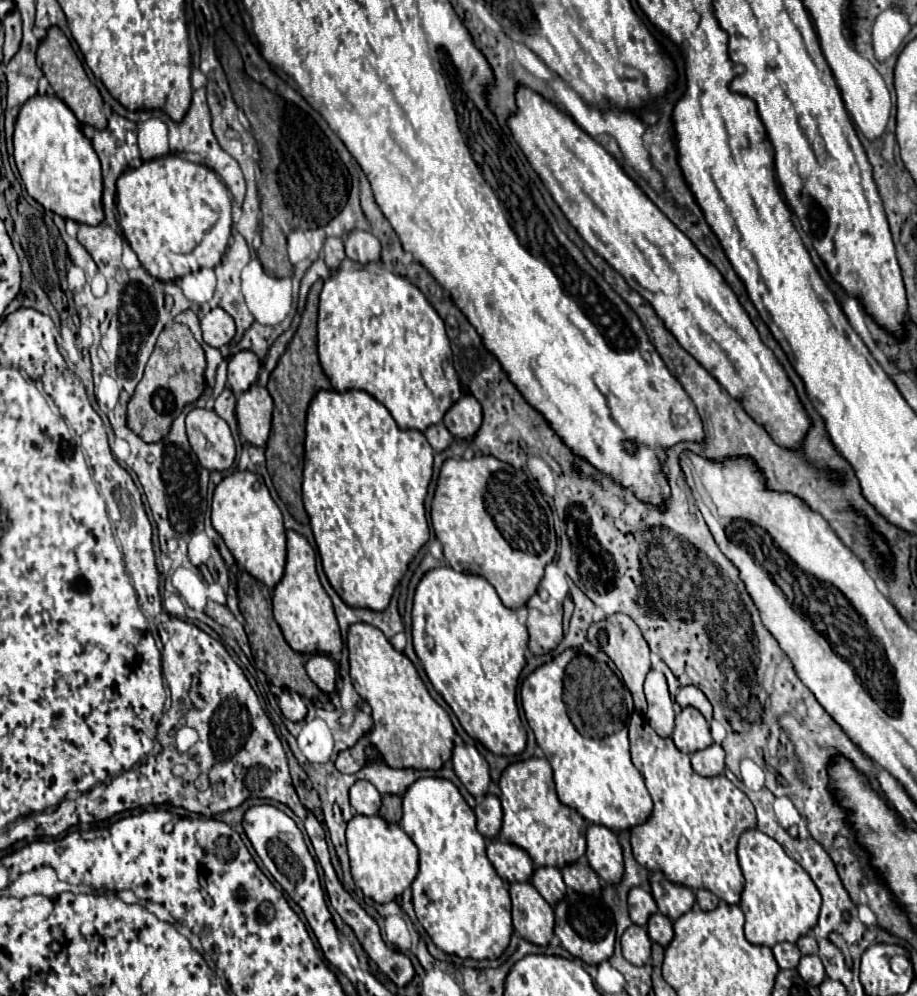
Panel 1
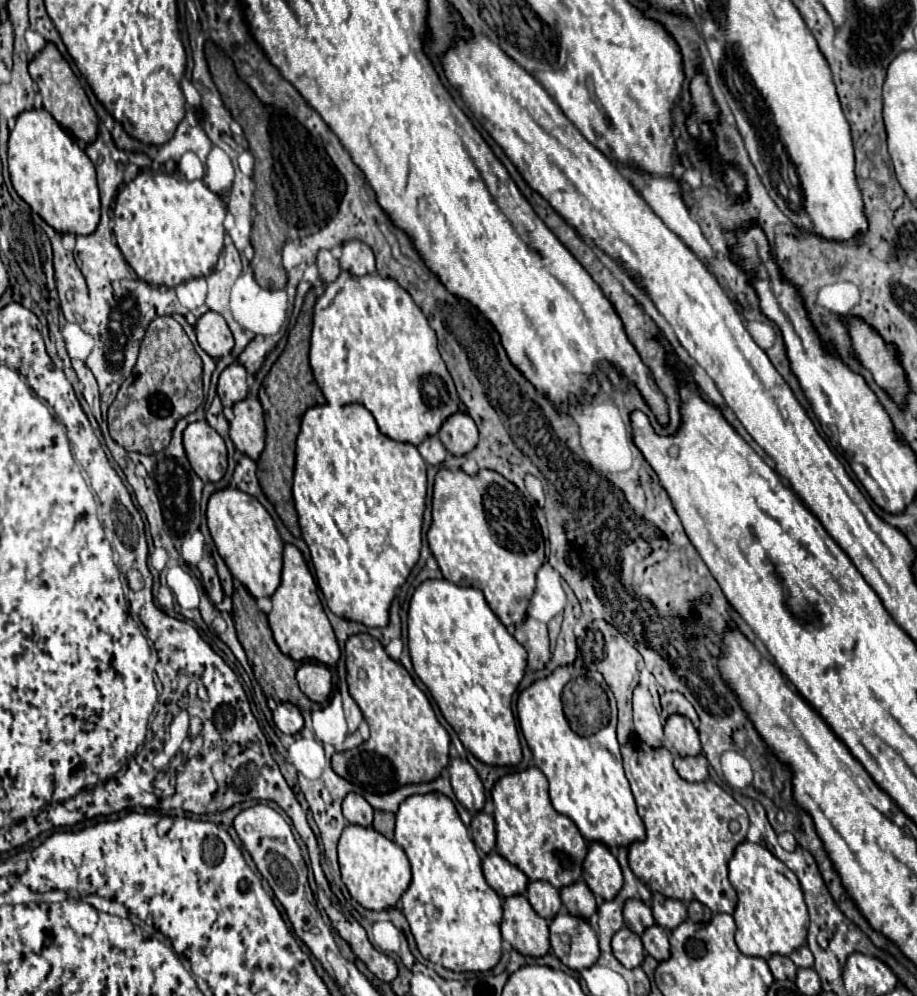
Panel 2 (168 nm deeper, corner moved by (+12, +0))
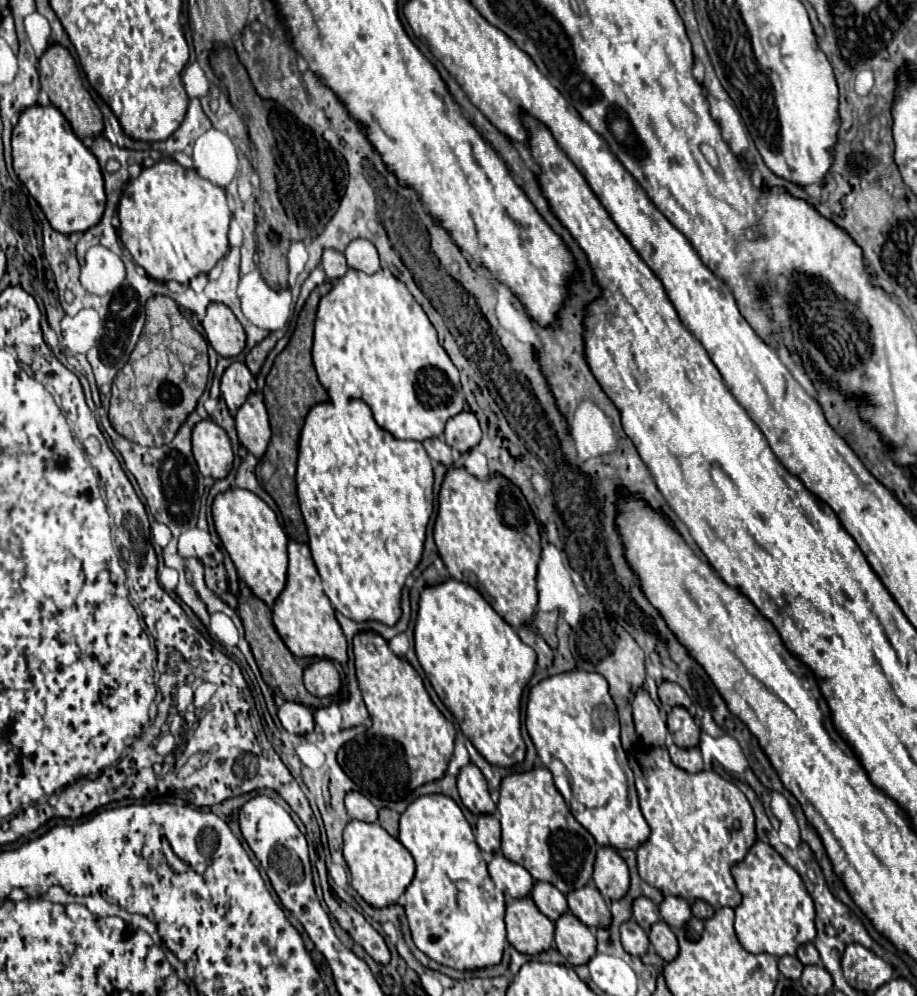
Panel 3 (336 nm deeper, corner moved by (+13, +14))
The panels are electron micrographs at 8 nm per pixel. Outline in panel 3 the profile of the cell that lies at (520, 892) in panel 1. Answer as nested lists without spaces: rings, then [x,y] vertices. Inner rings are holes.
[[[530,896],[508,898],[504,920],[508,942],[518,952],[540,954],[552,946],[554,922],[534,908],[534,900],[530,900]]]

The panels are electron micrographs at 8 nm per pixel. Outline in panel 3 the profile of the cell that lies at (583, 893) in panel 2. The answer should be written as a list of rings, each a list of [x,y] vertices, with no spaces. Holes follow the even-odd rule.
[[[586,884],[586,888],[568,892],[566,898],[570,912],[586,926],[606,928],[610,924],[610,910],[598,888],[594,888],[594,884]]]

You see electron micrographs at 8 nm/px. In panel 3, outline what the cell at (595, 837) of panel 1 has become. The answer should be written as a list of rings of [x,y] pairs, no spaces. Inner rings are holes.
[[[600,846],[596,852],[592,882],[602,892],[606,900],[618,900],[626,894],[630,876],[628,866],[620,858],[620,854],[610,846]]]

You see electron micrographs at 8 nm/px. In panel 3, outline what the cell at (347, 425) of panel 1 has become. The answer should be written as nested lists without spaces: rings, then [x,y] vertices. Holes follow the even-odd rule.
[[[354,398],[346,406],[320,402],[310,408],[300,432],[296,490],[308,528],[308,546],[334,610],[356,622],[378,620],[388,626],[398,622],[404,580],[418,566],[424,550],[426,526],[434,508],[432,484],[432,462],[422,444],[394,438],[380,428],[364,400]]]

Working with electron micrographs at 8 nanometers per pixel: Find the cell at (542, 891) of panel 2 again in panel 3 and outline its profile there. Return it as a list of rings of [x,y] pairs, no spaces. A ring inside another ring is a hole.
[[[536,882],[532,892],[530,892],[532,900],[536,902],[538,910],[548,916],[550,920],[556,920],[560,914],[568,912],[568,904],[566,904],[566,896],[562,892],[558,892],[558,888],[554,888],[554,884],[546,884],[546,882]]]

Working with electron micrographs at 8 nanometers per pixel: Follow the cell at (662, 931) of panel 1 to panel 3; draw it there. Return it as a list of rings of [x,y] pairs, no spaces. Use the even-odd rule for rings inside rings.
[[[658,920],[650,928],[648,938],[650,938],[650,944],[654,946],[656,954],[662,956],[662,960],[670,962],[670,960],[676,958],[676,954],[678,954],[678,942],[676,942],[676,936],[674,936],[674,932],[670,930],[670,926],[666,922]]]

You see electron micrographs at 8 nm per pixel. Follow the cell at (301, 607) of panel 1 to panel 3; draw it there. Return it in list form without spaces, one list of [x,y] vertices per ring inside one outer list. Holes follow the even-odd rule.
[[[290,540],[288,556],[290,556],[288,580],[282,594],[276,598],[272,606],[272,620],[274,620],[276,632],[280,634],[280,638],[284,640],[284,644],[294,656],[318,656],[318,658],[346,662],[348,644],[334,616],[334,608],[330,606],[330,600],[322,590],[322,580],[314,566],[310,548],[306,544]]]

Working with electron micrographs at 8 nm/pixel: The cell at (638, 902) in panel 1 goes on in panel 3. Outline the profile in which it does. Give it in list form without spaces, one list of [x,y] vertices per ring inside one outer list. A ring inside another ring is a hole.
[[[640,896],[632,904],[632,918],[648,932],[650,926],[658,920],[658,906],[652,900]]]

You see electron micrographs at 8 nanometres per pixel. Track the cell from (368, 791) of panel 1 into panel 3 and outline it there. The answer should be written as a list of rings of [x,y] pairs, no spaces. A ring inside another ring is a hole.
[[[361,792],[346,794],[346,810],[350,818],[356,818],[362,822],[376,822],[378,818],[378,808]]]

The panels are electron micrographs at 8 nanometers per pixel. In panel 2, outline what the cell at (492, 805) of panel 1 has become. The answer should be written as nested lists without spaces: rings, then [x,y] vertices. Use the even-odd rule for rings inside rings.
[[[477,812],[471,822],[471,836],[473,836],[475,846],[483,854],[493,852],[493,848],[495,848],[495,822],[493,822],[493,818],[485,812]]]

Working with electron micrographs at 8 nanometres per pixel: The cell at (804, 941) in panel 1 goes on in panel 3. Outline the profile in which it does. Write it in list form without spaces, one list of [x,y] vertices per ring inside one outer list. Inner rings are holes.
[[[812,942],[802,944],[802,946],[796,950],[796,956],[800,958],[800,962],[802,962],[802,964],[820,964],[818,950],[814,948],[814,944],[812,944]]]

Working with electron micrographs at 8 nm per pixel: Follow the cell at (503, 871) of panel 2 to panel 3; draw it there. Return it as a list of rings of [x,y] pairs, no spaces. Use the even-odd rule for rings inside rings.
[[[494,852],[492,860],[488,862],[488,872],[492,882],[510,898],[522,898],[530,894],[534,878],[526,868],[514,864],[512,860],[504,858],[502,852]]]

